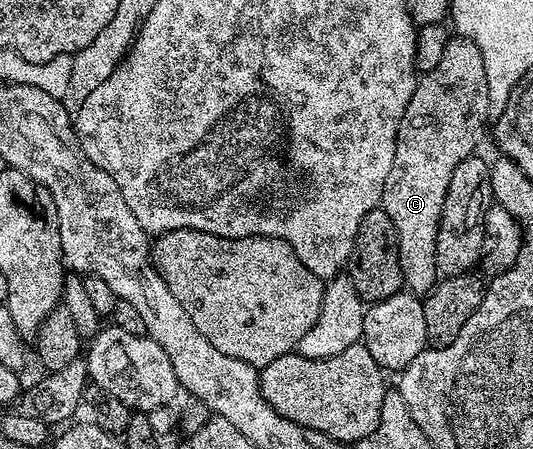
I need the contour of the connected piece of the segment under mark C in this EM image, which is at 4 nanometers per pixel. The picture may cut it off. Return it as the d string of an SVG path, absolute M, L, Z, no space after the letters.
M448 40L440 61L430 66L424 77L422 74L418 78L411 102L407 104L403 120L399 122L393 167L389 171L389 179L383 188L381 207L387 212L389 219L393 219L395 233L399 236L403 283L416 295L430 293L437 284L440 271L435 262L435 244L451 176L465 158L476 152L475 140L479 137L479 128L486 123L487 117L489 121L491 104L487 94L485 63L481 59L481 51L472 41L458 40Z

